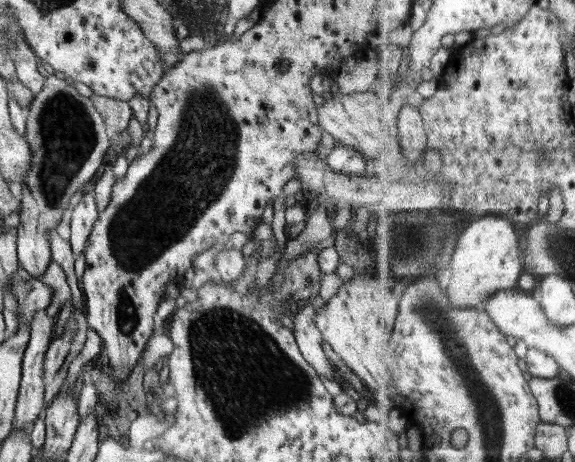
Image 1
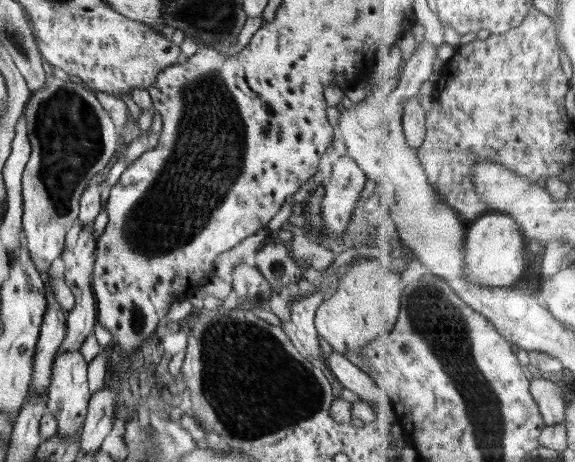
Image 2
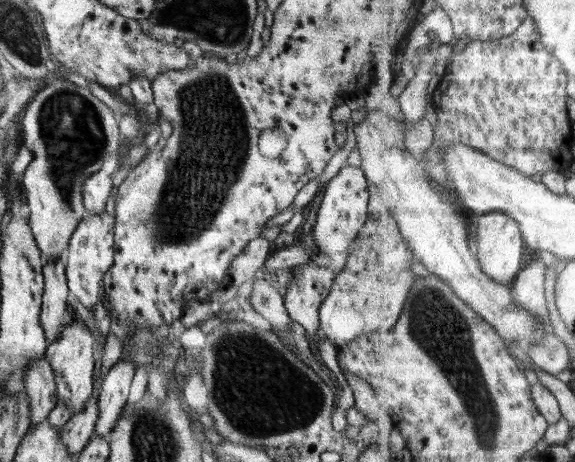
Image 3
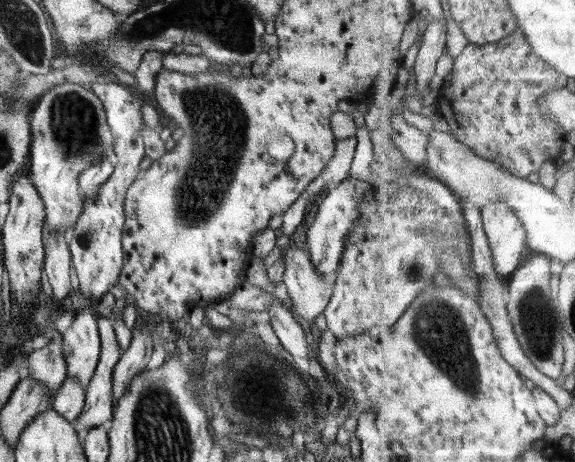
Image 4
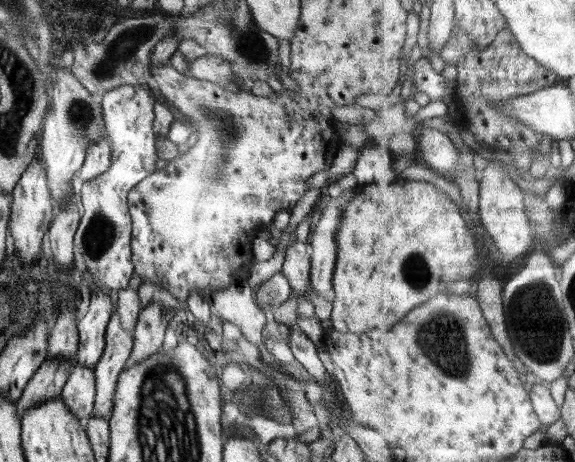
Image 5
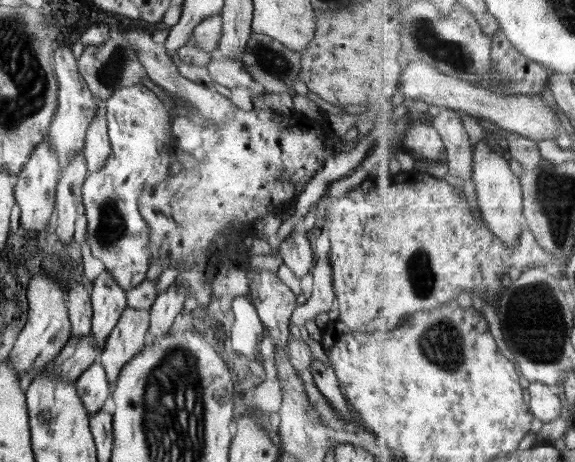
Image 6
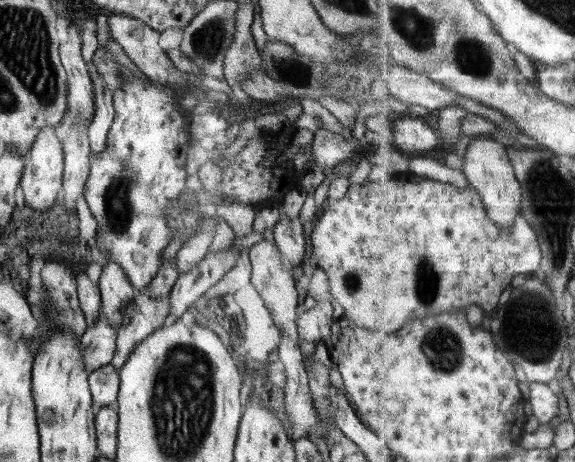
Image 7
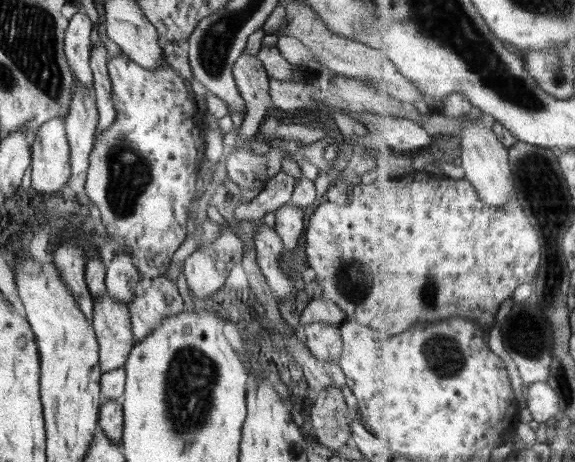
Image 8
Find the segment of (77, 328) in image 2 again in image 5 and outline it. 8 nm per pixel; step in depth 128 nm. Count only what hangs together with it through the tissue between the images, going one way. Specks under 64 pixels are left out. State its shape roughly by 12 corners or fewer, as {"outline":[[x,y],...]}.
{"outline":[[142,85],[98,97],[112,141],[82,185],[73,238],[93,286],[134,273],[128,192],[156,172],[156,100]]}

